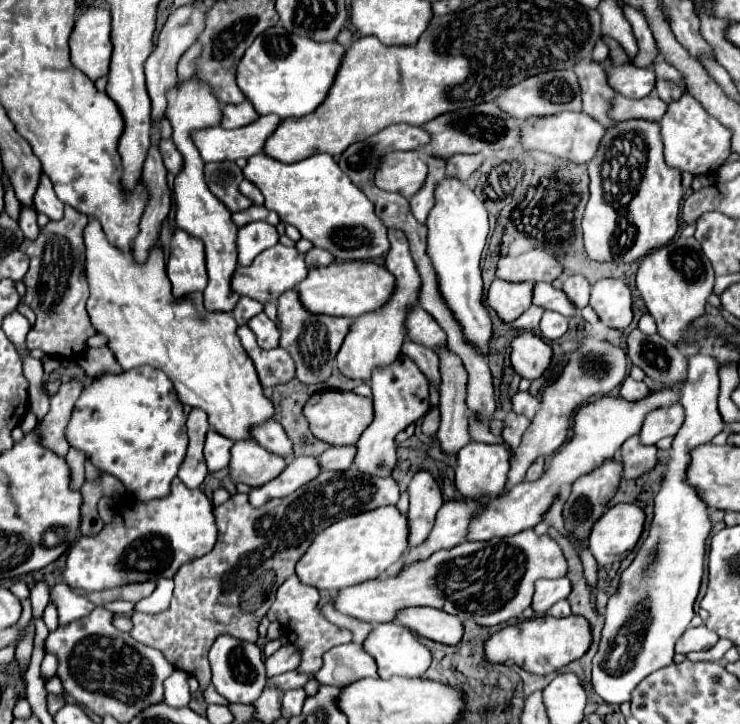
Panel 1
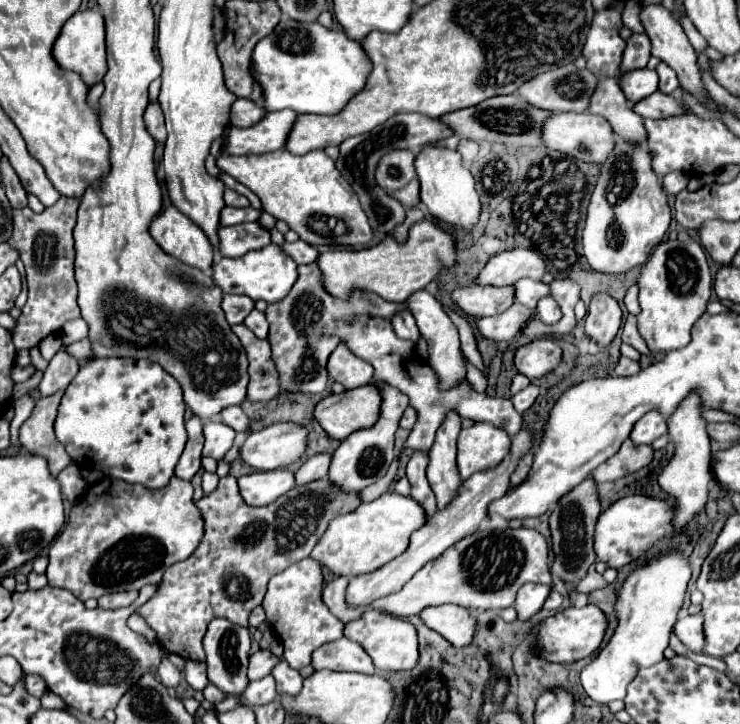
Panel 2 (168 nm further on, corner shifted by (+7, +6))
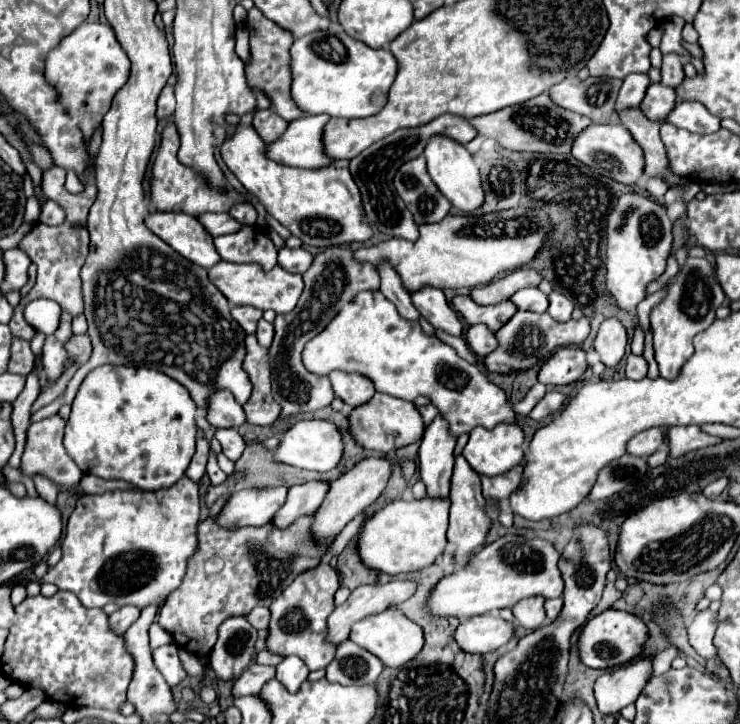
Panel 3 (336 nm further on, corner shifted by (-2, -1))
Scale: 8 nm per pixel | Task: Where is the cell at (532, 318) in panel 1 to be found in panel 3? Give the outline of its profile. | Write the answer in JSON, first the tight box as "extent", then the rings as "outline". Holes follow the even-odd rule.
{"extent":[466,324,498,356],"outline":[[[486,324],[470,326],[468,332],[466,332],[466,342],[476,356],[486,356],[486,354],[494,352],[496,346],[498,346],[496,334]]]}

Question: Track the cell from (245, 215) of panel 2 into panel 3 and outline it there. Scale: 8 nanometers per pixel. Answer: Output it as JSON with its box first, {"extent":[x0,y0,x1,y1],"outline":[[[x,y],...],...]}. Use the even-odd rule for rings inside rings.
{"extent":[198,214,242,238],"outline":[[[206,214],[206,216],[200,216],[198,218],[204,228],[216,238],[216,236],[224,236],[224,234],[232,234],[232,232],[238,232],[242,228],[240,222],[236,222],[232,216],[228,214]]]}

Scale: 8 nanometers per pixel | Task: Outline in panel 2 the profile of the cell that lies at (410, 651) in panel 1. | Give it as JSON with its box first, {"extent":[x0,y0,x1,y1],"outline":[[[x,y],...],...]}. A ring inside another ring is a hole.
{"extent":[345,609,419,671],"outline":[[[365,609],[365,613],[359,619],[345,623],[345,637],[359,643],[369,653],[375,667],[385,669],[385,671],[411,669],[415,667],[419,659],[415,627],[401,617],[393,617],[391,613],[381,613],[377,609]]]}

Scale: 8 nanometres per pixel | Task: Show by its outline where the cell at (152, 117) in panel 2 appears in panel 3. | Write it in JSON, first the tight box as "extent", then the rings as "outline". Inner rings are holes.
{"extent":[156,86,176,120],"outline":[[[164,86],[160,98],[158,98],[158,112],[156,112],[156,118],[158,120],[164,120],[164,118],[170,118],[174,114],[174,106],[176,106],[176,100],[174,100],[174,88],[172,86]]]}

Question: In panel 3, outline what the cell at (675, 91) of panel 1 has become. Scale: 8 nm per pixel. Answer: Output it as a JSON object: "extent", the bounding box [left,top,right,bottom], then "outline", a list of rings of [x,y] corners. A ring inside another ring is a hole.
{"extent":[662,54,684,88],"outline":[[[666,54],[664,62],[662,62],[662,84],[670,86],[670,88],[678,88],[684,82],[684,70],[682,70],[682,62],[678,54]]]}

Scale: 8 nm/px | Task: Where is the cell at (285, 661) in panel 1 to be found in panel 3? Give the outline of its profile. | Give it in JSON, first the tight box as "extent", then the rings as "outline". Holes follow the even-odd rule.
{"extent":[232,662,276,696],"outline":[[[252,662],[250,668],[246,668],[244,676],[240,676],[234,686],[232,686],[232,694],[238,696],[246,696],[246,694],[258,694],[264,684],[268,680],[272,680],[276,676],[276,668],[274,666],[262,666],[258,662]]]}

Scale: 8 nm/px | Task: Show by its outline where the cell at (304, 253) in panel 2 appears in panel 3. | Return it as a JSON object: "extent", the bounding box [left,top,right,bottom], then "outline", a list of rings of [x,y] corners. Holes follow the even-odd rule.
{"extent":[278,248,314,274],"outline":[[[282,248],[278,252],[278,264],[282,264],[290,272],[304,274],[312,266],[312,262],[314,262],[314,256],[304,248],[296,248],[296,250]]]}

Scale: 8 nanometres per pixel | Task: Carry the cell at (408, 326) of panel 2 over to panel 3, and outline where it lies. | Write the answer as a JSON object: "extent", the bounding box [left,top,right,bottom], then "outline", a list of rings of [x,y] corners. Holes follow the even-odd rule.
{"extent":[378,264,420,322],"outline":[[[382,264],[382,268],[380,268],[378,272],[380,272],[380,278],[382,278],[380,292],[396,306],[398,314],[400,314],[404,320],[418,322],[420,314],[418,314],[418,310],[414,308],[414,304],[412,304],[412,300],[410,300],[410,294],[402,288],[402,282],[398,280],[398,274],[390,268],[390,264]]]}

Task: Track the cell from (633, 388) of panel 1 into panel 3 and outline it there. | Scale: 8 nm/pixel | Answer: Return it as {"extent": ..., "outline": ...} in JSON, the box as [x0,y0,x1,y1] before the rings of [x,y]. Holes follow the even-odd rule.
{"extent":[626,354,648,380],"outline":[[[630,354],[630,356],[626,358],[626,376],[628,376],[628,378],[642,380],[642,378],[646,376],[646,372],[648,372],[648,364],[646,364],[646,360],[644,360],[642,356]]]}

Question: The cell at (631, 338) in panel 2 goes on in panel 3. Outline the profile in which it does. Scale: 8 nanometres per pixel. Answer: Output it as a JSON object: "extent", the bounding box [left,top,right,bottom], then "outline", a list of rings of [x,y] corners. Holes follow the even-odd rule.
{"extent":[636,288,666,332],"outline":[[[666,288],[658,290],[656,294],[648,296],[646,300],[642,300],[642,302],[640,302],[638,306],[636,306],[636,314],[638,314],[638,324],[642,326],[642,330],[644,330],[644,332],[648,332],[648,328],[650,328],[650,322],[648,322],[648,314],[650,314],[652,306],[654,306],[654,304],[658,304],[658,300],[662,300],[662,294],[666,294]]]}

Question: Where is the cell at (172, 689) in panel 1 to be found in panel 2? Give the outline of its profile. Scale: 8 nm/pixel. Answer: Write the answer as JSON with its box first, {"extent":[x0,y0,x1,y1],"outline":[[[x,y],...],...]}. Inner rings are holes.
{"extent":[157,647,181,687],"outline":[[[163,647],[161,651],[163,651],[163,657],[161,657],[161,665],[157,667],[157,675],[165,687],[177,687],[181,683],[181,671],[169,661],[169,651]]]}

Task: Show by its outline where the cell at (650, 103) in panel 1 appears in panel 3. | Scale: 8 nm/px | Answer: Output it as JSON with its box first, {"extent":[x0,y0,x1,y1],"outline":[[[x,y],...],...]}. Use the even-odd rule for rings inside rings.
{"extent":[664,100,720,134],"outline":[[[680,100],[664,122],[698,134],[710,134],[720,128],[720,118],[712,116],[698,100]]]}

